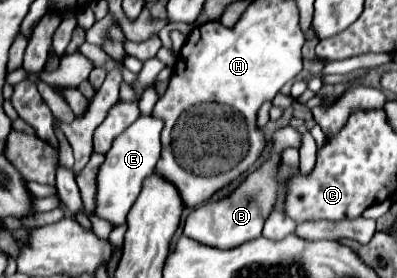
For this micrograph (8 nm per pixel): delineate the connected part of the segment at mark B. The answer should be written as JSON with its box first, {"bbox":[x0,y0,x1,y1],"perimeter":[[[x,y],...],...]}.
{"bbox":[185,127,301,249],"perimeter":[[[283,127],[275,133],[273,137],[273,151],[271,151],[271,161],[265,163],[261,169],[255,173],[247,175],[247,179],[223,201],[217,203],[207,203],[203,207],[197,207],[195,211],[189,213],[185,221],[185,235],[217,249],[233,249],[239,247],[247,241],[253,241],[261,235],[263,223],[269,217],[275,197],[277,197],[277,181],[275,181],[275,165],[281,157],[281,151],[287,147],[299,147],[301,145],[301,135],[293,127]]]}

